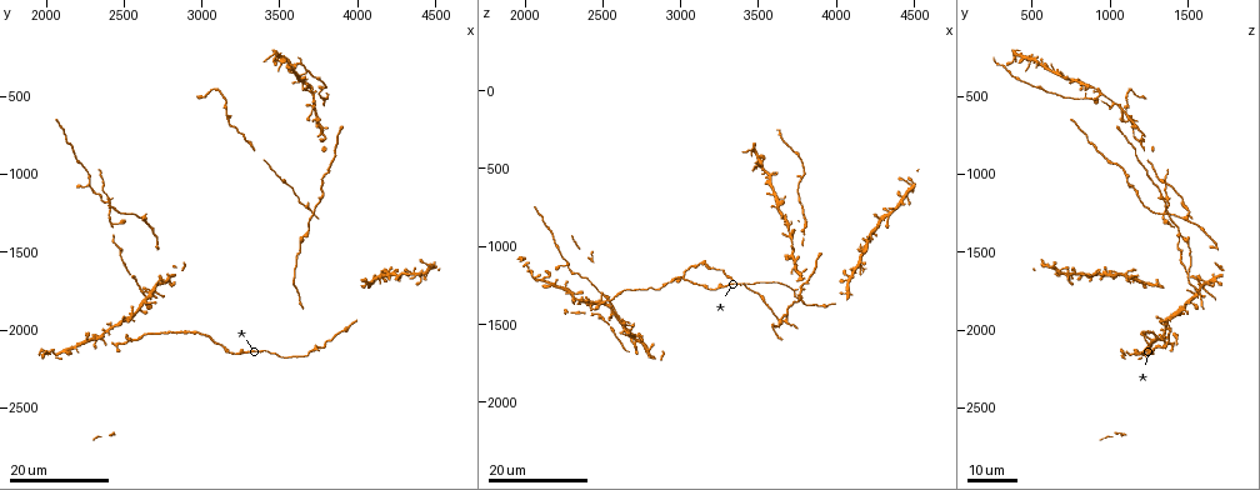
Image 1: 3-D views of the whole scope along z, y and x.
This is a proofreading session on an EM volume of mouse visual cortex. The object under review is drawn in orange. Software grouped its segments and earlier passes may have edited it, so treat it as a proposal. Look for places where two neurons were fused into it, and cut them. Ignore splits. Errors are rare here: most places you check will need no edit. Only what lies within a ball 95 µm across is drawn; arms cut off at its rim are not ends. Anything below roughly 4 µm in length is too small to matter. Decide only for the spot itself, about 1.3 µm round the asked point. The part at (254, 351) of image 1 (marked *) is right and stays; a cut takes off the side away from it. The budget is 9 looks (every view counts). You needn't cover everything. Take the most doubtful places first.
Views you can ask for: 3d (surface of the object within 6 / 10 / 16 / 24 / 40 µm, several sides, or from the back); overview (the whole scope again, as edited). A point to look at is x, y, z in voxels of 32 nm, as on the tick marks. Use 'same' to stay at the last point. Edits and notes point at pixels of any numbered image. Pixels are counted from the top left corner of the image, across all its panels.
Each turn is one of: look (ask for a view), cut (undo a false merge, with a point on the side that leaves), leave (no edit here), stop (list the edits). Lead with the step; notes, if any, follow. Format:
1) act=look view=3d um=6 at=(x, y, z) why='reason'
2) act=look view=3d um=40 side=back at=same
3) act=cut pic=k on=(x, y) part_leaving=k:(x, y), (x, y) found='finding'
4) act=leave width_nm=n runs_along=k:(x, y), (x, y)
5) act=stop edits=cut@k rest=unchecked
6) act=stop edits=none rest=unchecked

act=look view=3d um=16 at=(2440, 1320, 1380) why='three arms meet'

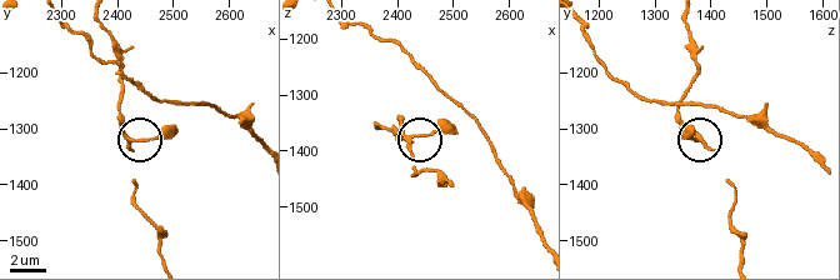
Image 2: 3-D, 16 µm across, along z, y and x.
act=look view=3d um=6 at=(2415, 1315, 1375)

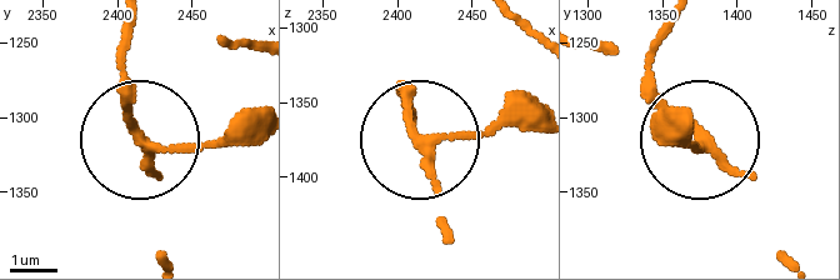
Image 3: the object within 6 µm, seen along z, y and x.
act=leave side_arm_um=13 found='continuous, no second neuron'

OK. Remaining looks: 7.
act=look view=3d um=24 at=(2880, 2020, 1260) why='sudden change in width'

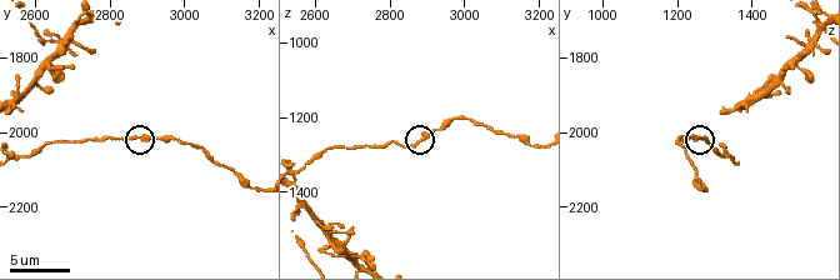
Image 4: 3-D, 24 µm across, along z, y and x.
act=look view=3d um=6 at=(2860, 2020, 1270) why='closer look'

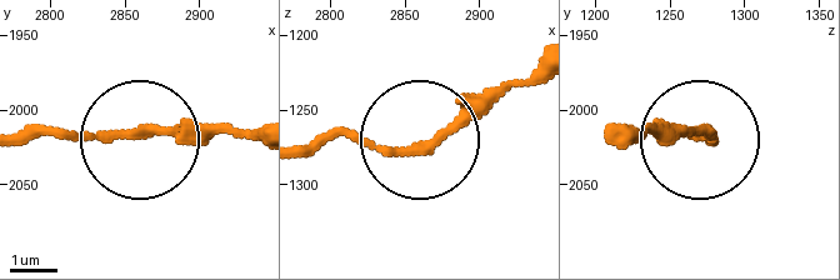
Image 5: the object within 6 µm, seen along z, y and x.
act=leave width_nm=180 runs_along=5:(250, 135), (39, 128) found='continuous, no second neuron'

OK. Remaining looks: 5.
act=look view=3d um=16 at=(2660, 1770, 1550) why='small branch off a trunk'

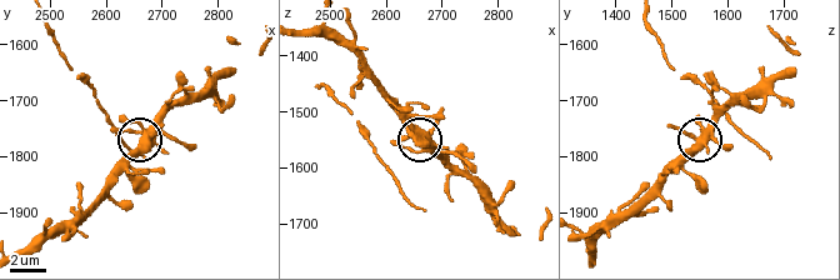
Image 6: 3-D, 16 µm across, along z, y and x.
act=leave found='one neuron here'

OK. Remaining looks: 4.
act=look view=3d um=16 at=(2460, 1960, 1360) why='three arms meet'

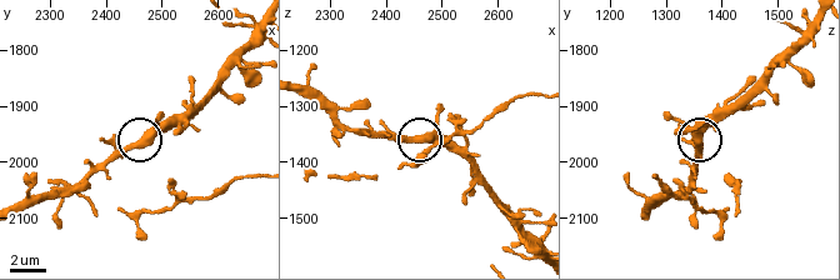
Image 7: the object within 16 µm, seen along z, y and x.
act=look view=3d um=6 at=(2440, 1975, 1360)

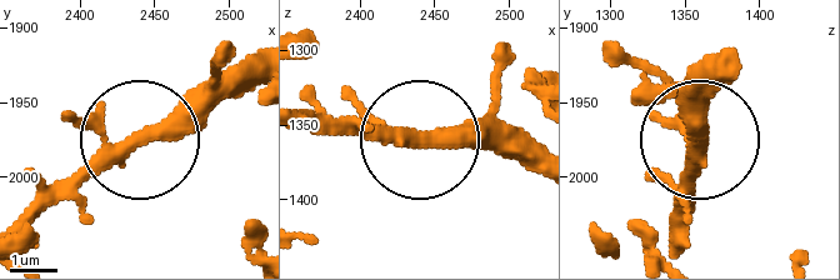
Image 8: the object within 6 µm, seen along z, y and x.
act=leave arms=3 runs_along=8:(309, 113), (429, 136), (508, 136) found='continuous, no second neuron'

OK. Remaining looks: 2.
act=stop edits=none rest=unchecked

